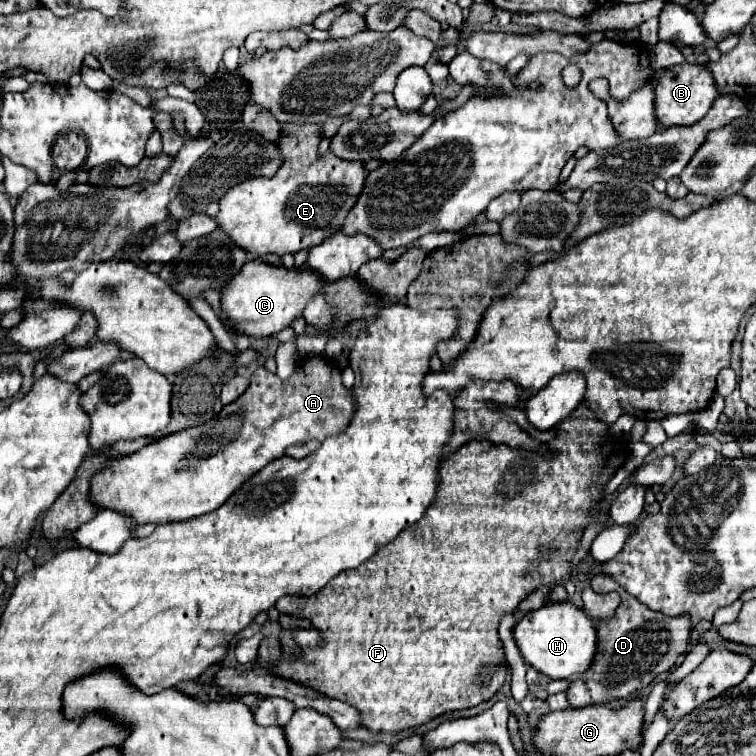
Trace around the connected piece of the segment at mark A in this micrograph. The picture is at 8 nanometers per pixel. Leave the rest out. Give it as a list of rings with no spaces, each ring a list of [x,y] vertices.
[[[323,357],[307,359],[287,381],[281,381],[277,375],[259,367],[253,377],[249,389],[233,401],[231,405],[223,407],[217,417],[211,421],[189,427],[171,435],[165,435],[143,449],[125,455],[123,459],[111,461],[101,471],[91,477],[89,485],[89,499],[99,509],[115,509],[117,513],[127,513],[127,517],[135,517],[139,525],[145,523],[173,523],[173,521],[187,521],[199,517],[203,513],[219,509],[247,477],[255,475],[267,463],[285,455],[285,449],[295,443],[303,443],[307,439],[323,441],[329,435],[343,433],[349,425],[349,419],[355,411],[353,391],[343,387],[341,383],[341,369]]]

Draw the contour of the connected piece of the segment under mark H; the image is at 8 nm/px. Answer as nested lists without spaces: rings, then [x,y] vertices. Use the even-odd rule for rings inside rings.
[[[547,603],[537,611],[525,613],[525,617],[513,627],[513,639],[529,667],[551,679],[575,681],[591,665],[597,645],[597,631],[595,621],[573,603]]]

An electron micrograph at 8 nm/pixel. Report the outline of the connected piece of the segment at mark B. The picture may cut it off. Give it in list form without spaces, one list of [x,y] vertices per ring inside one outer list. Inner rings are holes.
[[[681,63],[669,67],[655,85],[655,117],[659,117],[659,127],[673,125],[693,125],[703,117],[717,97],[715,81],[703,65]]]

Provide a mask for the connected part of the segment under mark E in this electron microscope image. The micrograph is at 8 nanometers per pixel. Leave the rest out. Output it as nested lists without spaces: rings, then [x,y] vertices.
[[[283,125],[283,129],[287,131],[285,135],[281,135],[279,139],[279,151],[285,157],[285,163],[281,165],[281,169],[277,171],[277,175],[273,179],[267,177],[257,177],[257,179],[249,179],[245,183],[235,185],[233,189],[229,189],[221,201],[219,201],[219,213],[215,217],[217,227],[223,229],[233,241],[235,245],[239,245],[241,249],[247,249],[247,253],[253,259],[259,259],[267,253],[273,255],[287,255],[287,253],[297,253],[297,251],[307,251],[315,245],[319,245],[321,241],[325,241],[327,237],[335,235],[341,227],[341,223],[345,221],[347,213],[351,211],[351,207],[355,205],[367,171],[363,167],[361,161],[345,161],[335,157],[331,151],[327,151],[323,157],[317,157],[317,145],[321,141],[321,135],[317,133],[319,125]]]

